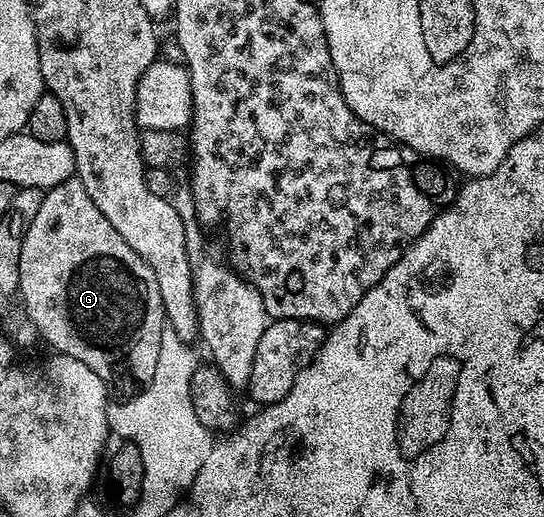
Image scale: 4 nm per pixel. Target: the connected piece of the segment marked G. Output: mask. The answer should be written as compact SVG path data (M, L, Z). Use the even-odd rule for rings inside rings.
M70 180L45 191L43 204L39 204L39 212L36 214L35 220L31 220L31 228L27 228L29 242L23 240L23 256L19 256L19 278L25 278L25 293L19 298L21 302L29 298L29 308L25 314L27 318L37 318L37 325L33 330L38 326L41 326L41 330L45 330L45 335L40 337L40 341L44 345L49 345L50 351L75 356L75 360L87 364L87 368L91 368L91 372L95 372L95 376L99 376L99 380L103 380L114 395L132 396L142 386L148 384L151 376L155 376L155 363L159 360L163 332L167 329L163 296L157 294L159 280L155 280L155 272L147 264L147 260L143 260L143 256L139 256L135 252L135 248L131 248L131 244L127 244L127 240L123 240L123 236L119 236L119 232L115 232L115 228L111 228L111 220L107 220L107 216L103 216L103 212L99 212L99 208L95 208L95 200L91 200L91 196L85 198L87 188L81 190L82 186L81 182ZM49 246L65 246L65 250L61 250L61 258L57 258L57 262L53 262L53 258L49 258L49 254L57 254L57 250L49 250Z

